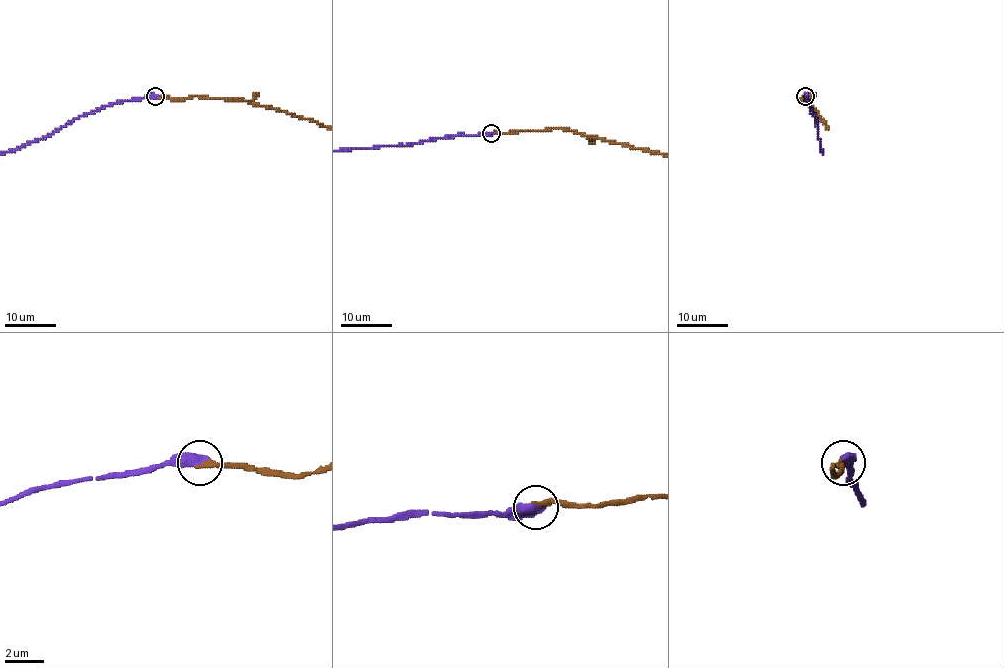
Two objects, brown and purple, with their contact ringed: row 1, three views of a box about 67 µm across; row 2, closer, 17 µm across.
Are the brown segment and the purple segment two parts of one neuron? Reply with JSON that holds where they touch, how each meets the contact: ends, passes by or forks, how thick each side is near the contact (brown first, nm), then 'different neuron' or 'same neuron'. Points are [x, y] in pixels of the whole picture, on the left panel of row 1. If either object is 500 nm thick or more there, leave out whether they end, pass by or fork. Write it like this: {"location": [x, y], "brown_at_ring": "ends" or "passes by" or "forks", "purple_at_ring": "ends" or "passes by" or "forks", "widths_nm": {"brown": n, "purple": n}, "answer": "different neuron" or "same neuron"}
{"location": [155, 96], "widths_nm": {"brown": 280, "purple": 600}, "answer": "same neuron"}

